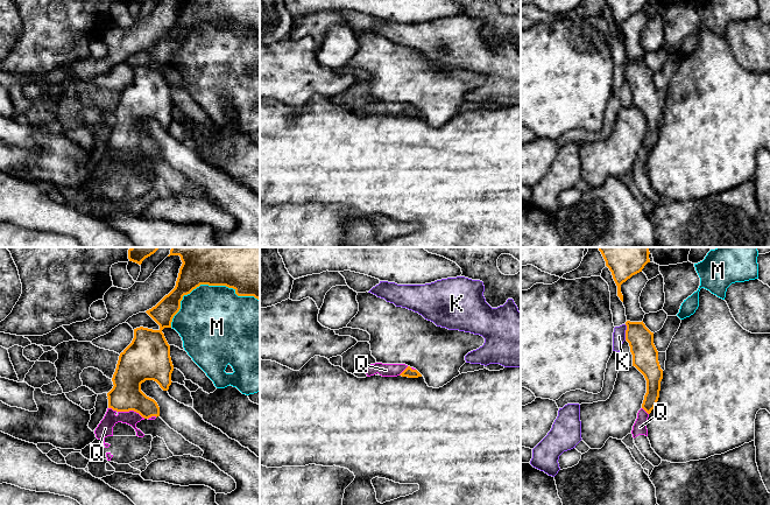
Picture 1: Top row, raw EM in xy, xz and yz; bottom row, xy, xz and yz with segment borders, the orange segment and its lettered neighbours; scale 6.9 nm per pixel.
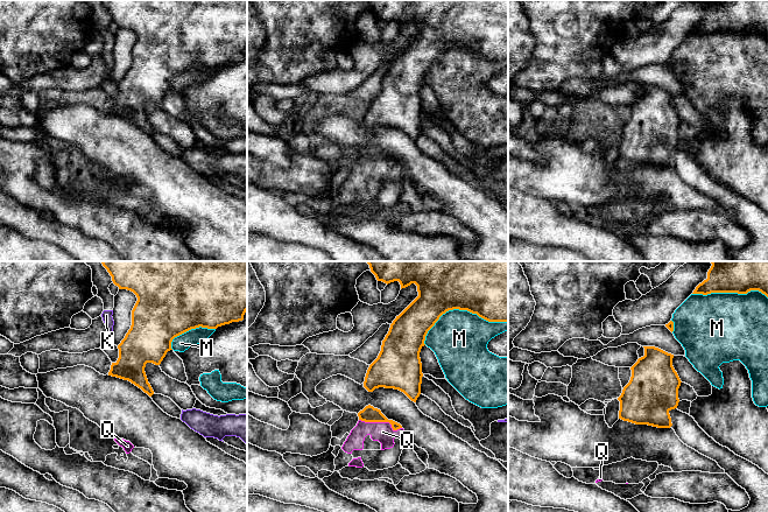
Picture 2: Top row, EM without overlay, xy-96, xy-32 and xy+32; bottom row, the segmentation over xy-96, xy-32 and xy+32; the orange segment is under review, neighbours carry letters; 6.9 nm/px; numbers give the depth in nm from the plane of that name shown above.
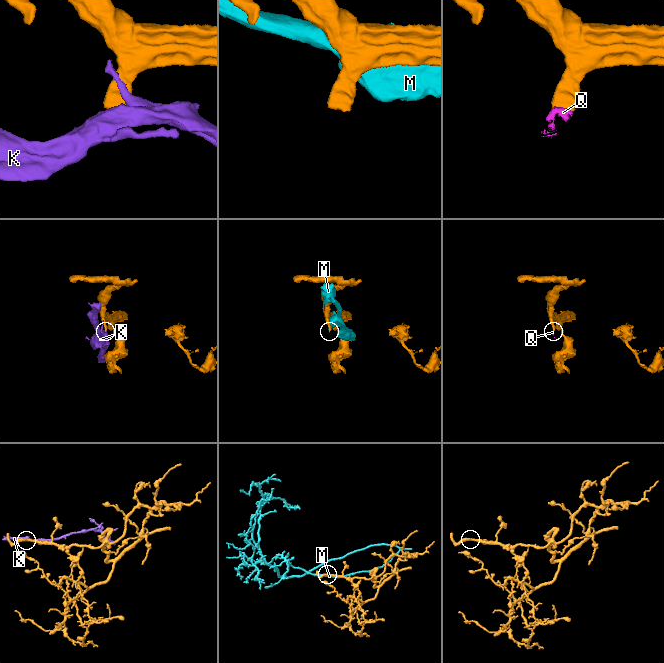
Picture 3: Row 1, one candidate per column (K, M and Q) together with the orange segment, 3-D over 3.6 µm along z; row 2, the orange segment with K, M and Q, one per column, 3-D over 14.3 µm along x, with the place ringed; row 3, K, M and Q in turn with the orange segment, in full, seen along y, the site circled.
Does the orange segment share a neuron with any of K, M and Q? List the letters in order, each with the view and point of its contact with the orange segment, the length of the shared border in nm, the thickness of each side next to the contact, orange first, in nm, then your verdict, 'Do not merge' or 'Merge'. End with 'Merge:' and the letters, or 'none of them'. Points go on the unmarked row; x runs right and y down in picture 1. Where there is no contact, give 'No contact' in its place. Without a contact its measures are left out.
K: Touches orange at yz (626, 71). Shared border 110 nm. Thickness 180 nm (orange) against 100 nm. Do not merge
M: Touches orange at xy (206, 22). Shared border 650 nm. Thickness 200 nm (orange) against 460 nm. Do not merge
Q: Touches orange at xy (127, 149). Shared border 260 nm. Thickness 220 nm (orange) against 110 nm. Merge
Merge: Q

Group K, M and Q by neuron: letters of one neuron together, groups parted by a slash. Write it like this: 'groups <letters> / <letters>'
groups K / M / Q

